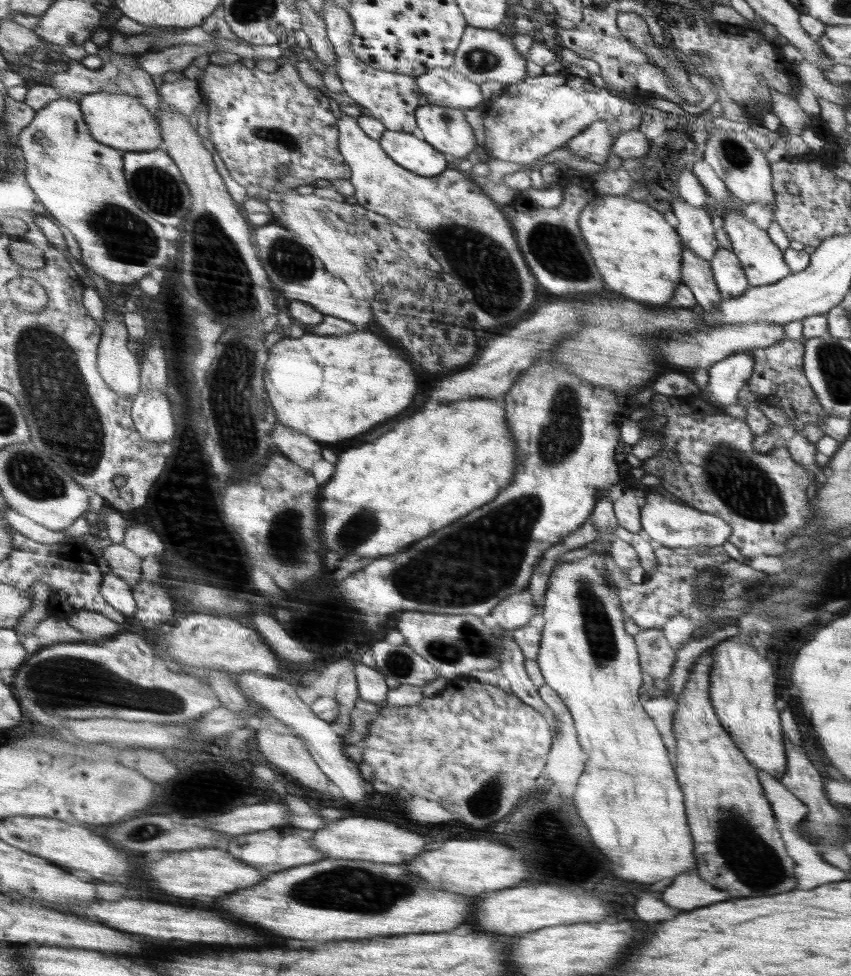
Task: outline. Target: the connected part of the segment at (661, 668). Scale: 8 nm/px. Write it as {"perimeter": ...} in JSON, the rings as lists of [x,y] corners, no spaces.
{"perimeter":[[[650,628],[640,631],[634,637],[643,671],[654,680],[668,678],[672,672],[672,656],[676,661],[676,652],[672,652],[674,649],[665,639],[662,629]]]}

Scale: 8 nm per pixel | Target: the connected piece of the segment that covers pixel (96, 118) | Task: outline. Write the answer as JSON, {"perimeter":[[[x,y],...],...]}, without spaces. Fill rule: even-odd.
{"perimeter":[[[108,92],[85,95],[79,100],[82,106],[84,121],[91,130],[92,137],[106,146],[120,151],[150,151],[161,146],[160,130],[156,124],[156,116],[148,113],[138,98],[130,95],[116,95]]]}

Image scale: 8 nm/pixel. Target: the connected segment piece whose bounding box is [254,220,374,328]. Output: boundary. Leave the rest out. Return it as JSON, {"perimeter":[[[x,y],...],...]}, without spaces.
{"perimeter":[[[276,220],[265,225],[257,226],[256,236],[254,236],[254,246],[258,251],[258,258],[262,268],[268,274],[268,280],[276,286],[278,292],[290,300],[300,300],[308,302],[314,308],[320,308],[320,312],[336,318],[344,318],[358,328],[374,320],[372,310],[368,304],[360,304],[354,300],[354,294],[351,287],[347,285],[340,277],[332,276],[313,250],[299,241],[299,238],[280,224]]]}

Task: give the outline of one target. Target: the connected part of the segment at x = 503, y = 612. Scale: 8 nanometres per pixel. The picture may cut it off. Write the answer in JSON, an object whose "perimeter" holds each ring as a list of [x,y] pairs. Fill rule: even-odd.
{"perimeter":[[[526,589],[505,599],[490,615],[486,615],[483,623],[488,628],[500,627],[513,631],[515,628],[528,625],[530,618],[538,614],[538,610],[542,610],[538,606],[540,605],[534,603],[529,589]]]}

